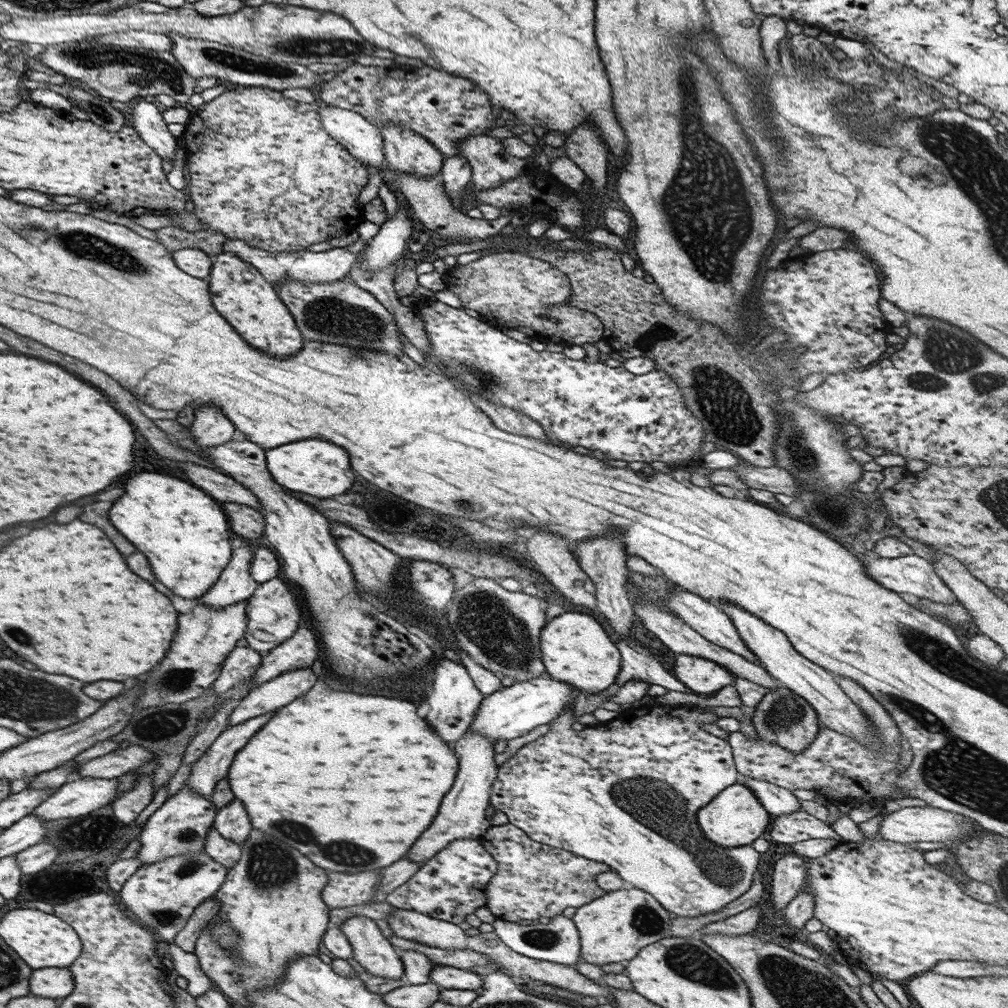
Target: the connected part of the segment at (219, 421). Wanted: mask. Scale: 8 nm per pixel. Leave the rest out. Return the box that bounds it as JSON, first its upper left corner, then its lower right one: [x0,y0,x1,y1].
[190,404,235,449]

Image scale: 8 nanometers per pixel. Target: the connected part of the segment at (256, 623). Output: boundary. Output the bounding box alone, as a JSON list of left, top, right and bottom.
[243,577,301,656]

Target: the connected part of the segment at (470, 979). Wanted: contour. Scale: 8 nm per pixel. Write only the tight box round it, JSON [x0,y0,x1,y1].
[429,963,483,993]

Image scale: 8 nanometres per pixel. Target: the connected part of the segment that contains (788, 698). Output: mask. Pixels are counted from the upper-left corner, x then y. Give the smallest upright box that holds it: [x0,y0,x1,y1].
[750,687,819,752]

